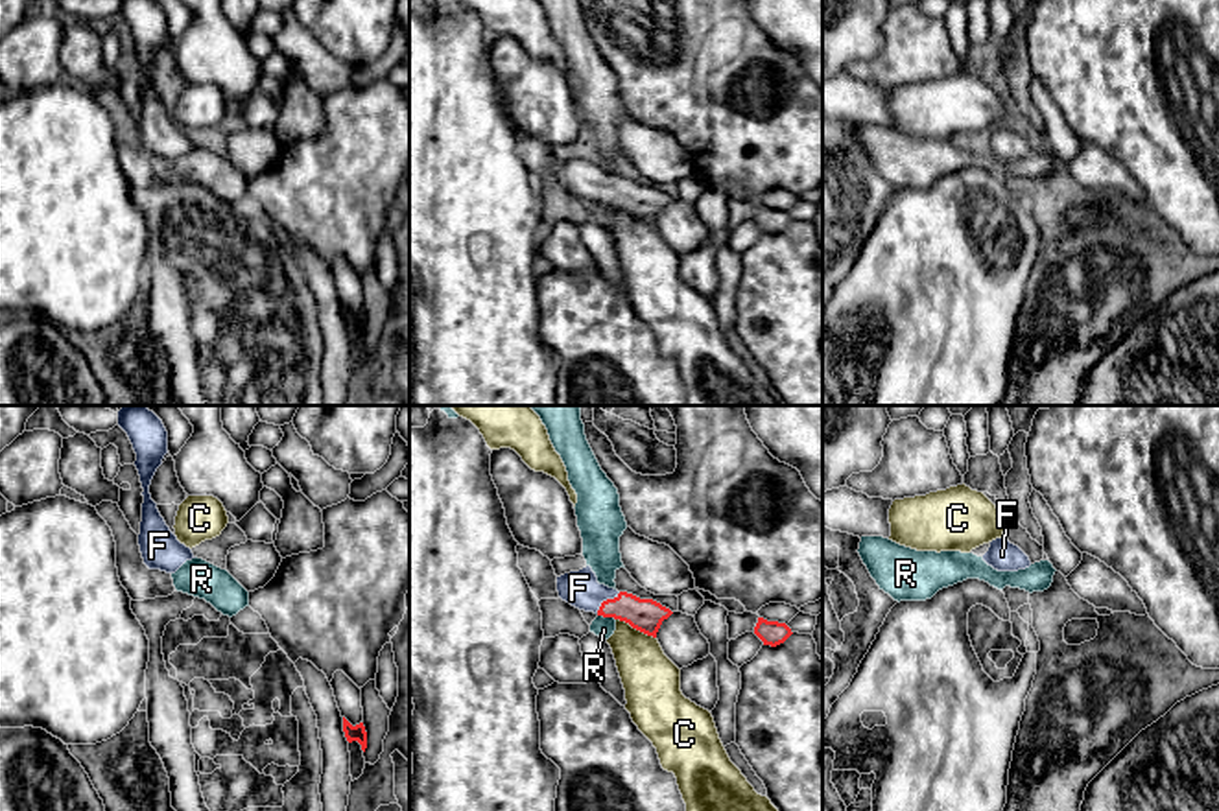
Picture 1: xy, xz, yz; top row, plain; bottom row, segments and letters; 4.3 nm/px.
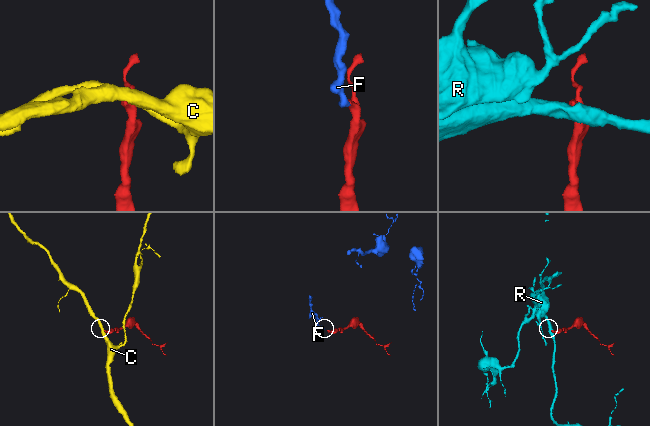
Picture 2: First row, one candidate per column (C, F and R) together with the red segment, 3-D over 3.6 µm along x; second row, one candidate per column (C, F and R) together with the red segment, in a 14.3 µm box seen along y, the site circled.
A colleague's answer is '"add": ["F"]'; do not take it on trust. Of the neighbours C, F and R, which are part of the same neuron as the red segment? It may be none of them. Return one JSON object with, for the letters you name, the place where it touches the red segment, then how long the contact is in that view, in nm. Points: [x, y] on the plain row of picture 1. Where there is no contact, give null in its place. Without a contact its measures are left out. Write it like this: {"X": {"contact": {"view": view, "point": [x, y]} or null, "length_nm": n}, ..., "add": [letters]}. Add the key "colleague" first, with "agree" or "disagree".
{"colleague": "agree", "F": {"contact": {"view": "xz", "point": [607, 187]}, "length_nm": 140}, "add": ["F"]}

